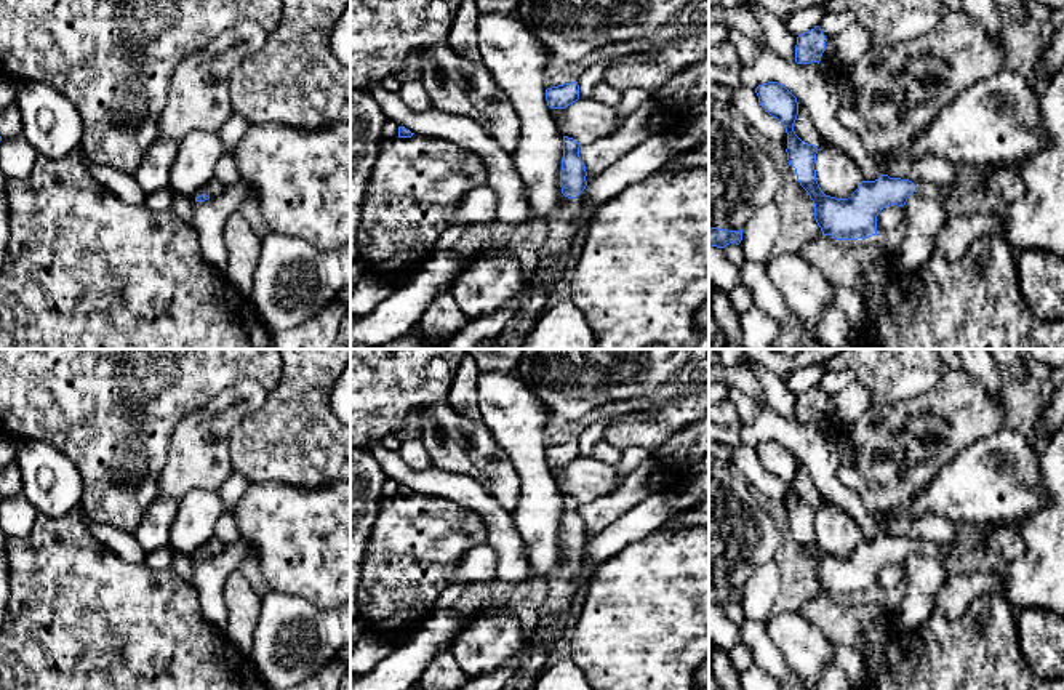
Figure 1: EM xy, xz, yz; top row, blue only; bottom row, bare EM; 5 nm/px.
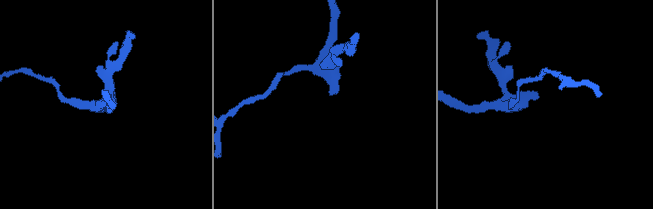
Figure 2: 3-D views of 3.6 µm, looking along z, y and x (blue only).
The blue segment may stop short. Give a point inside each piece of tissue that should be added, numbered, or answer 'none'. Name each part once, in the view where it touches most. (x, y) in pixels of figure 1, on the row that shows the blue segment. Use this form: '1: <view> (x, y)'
1: xy (213, 188)

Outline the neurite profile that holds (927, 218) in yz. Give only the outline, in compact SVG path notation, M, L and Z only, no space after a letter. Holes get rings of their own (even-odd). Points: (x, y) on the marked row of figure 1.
M917 191L907 199L904 215L909 221L906 237L890 258L890 267L896 275L910 275L928 263L949 219L941 200Z

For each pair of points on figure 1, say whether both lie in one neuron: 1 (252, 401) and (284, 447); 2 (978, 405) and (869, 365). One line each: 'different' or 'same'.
1: different
2: different

